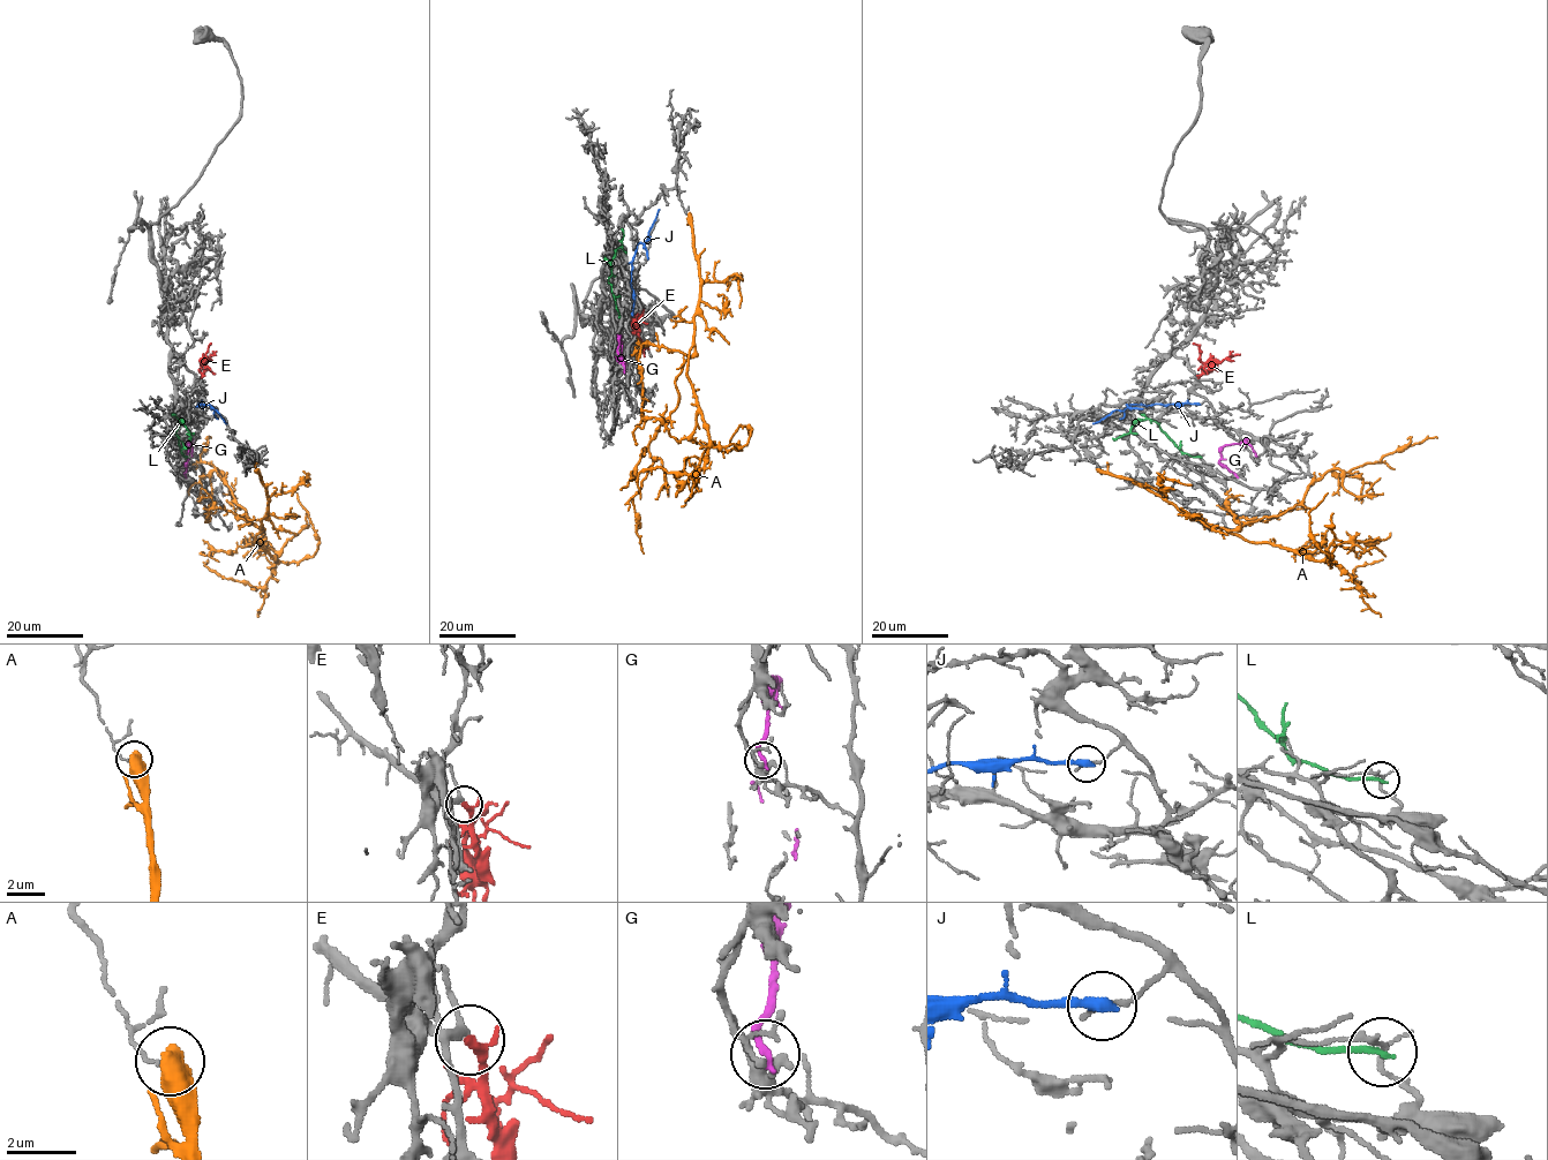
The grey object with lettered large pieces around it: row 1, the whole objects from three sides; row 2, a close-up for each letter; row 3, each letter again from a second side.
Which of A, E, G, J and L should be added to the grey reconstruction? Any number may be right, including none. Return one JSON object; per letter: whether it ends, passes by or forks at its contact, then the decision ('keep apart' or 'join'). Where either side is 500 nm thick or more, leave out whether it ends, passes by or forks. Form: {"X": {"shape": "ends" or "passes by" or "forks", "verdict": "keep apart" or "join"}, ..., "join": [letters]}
{"A": {"verdict": "keep apart"}, "E": {"shape": "ends", "verdict": "join"}, "G": {"shape": "ends", "verdict": "keep apart"}, "J": {"shape": "ends", "verdict": "keep apart"}, "L": {"shape": "ends", "verdict": "keep apart"}, "join": ["E"]}

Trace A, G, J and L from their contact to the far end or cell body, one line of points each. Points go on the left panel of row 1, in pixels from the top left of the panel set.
A: (256, 469), (267, 492), (262, 529), (242, 517), (246, 510), (216, 471), (220, 472), (200, 458), (211, 437)
G: (185, 475), (189, 443), (192, 457)
J: (198, 404), (216, 409), (226, 424)
L: (187, 457), (182, 453), (175, 434), (178, 419), (189, 431), (189, 438)

